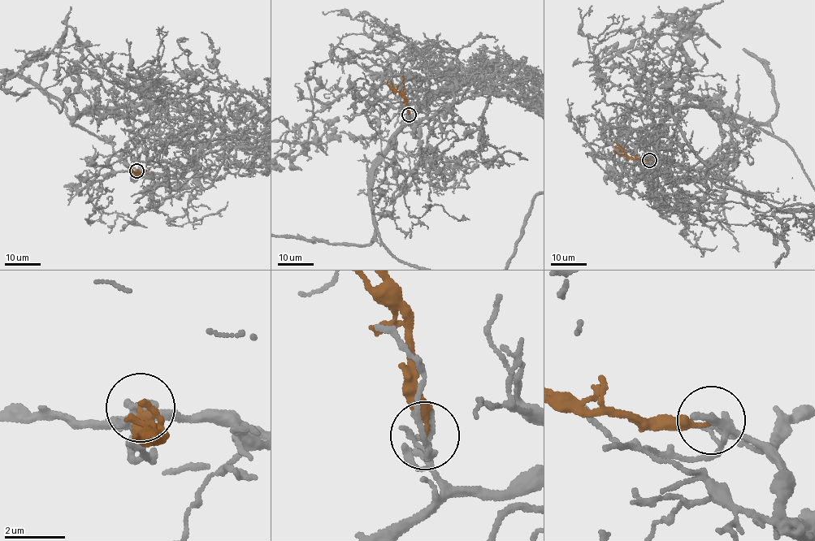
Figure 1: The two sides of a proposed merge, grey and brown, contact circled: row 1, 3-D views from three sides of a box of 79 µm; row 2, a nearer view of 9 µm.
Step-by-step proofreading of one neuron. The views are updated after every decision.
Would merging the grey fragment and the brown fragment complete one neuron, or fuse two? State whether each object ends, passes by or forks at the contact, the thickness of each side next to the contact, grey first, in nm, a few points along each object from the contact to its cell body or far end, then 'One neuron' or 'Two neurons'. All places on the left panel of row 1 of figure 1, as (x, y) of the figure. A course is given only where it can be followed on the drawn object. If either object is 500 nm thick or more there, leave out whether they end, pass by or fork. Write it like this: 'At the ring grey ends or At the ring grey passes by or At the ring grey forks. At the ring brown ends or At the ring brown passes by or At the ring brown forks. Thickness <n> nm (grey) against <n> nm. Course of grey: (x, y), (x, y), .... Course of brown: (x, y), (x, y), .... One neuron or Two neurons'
At the ring grey forks. At the ring brown ends. Thickness 220 nm (grey) against 240 nm. Course of grey: (136, 170), (181, 176), (200, 145), (197, 120), (146, 101), (75, 116), (153, 155), (249, 146). Course of brown: (136, 170), (140, 175), (128, 166). One neuron

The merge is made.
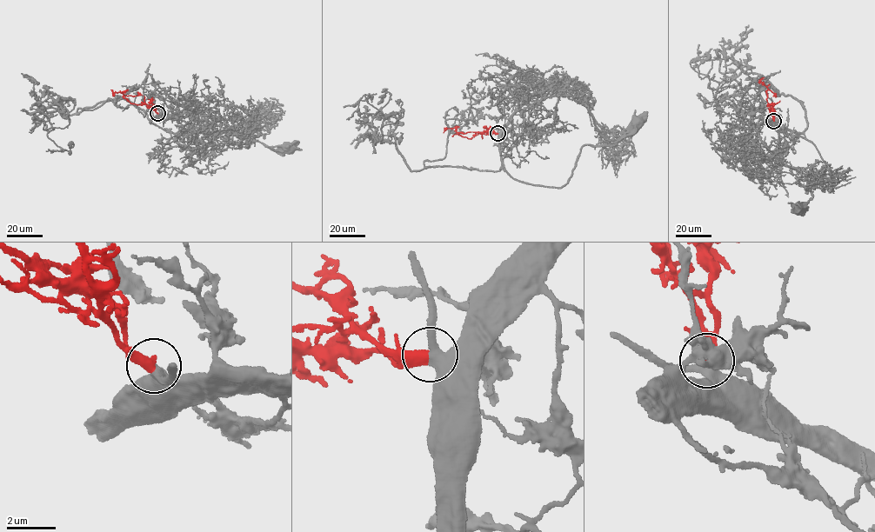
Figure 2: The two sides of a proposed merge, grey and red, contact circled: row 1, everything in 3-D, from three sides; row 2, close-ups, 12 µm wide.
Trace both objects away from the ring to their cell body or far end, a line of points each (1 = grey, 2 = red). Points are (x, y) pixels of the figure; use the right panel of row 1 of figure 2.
1: (773, 121), (813, 144), (831, 177), (831, 180), (821, 176), (805, 177), (812, 197), (798, 210)
2: (773, 121), (772, 109), (766, 100), (768, 88), (760, 80), (764, 77)

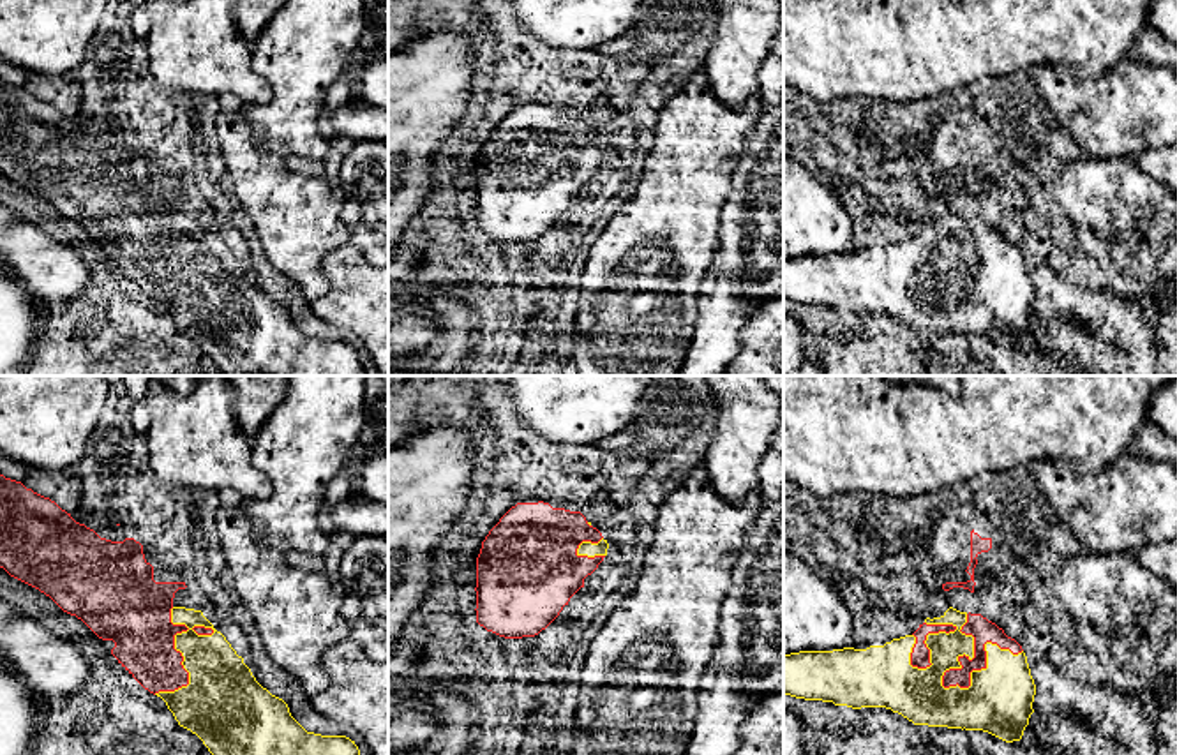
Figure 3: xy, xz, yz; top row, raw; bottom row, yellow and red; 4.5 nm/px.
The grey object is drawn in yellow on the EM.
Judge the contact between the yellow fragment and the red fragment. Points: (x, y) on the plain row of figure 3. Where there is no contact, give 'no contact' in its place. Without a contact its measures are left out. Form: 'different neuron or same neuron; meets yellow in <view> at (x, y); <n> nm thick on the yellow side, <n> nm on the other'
same neuron; meets yellow in yz at (959, 272); 300 nm thick on the yellow side, 110 nm on the other

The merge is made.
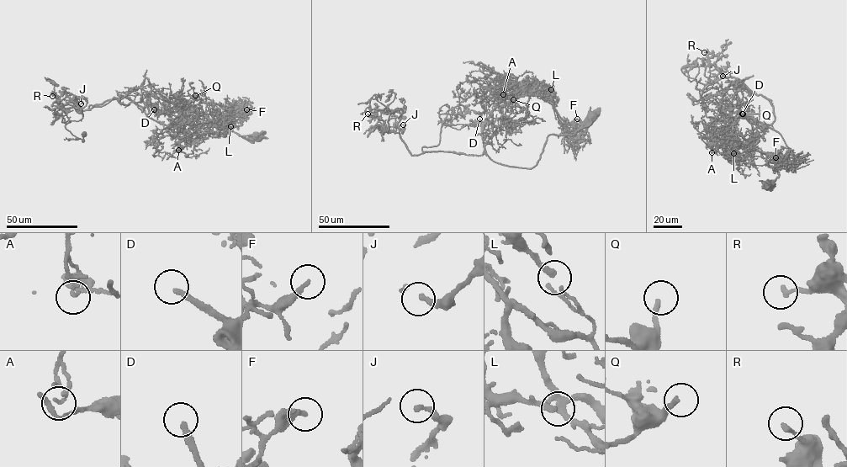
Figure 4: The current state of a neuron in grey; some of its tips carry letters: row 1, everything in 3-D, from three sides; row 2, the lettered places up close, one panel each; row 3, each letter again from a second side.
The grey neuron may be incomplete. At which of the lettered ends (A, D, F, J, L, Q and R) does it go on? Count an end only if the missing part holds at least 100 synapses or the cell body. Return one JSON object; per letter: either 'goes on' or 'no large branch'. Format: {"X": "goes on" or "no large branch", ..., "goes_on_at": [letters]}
{"A": "no large branch", "D": "goes on", "F": "no large branch", "J": "no large branch", "L": "no large branch", "Q": "goes on", "R": "no large branch", "goes_on_at": ["D", "Q"]}

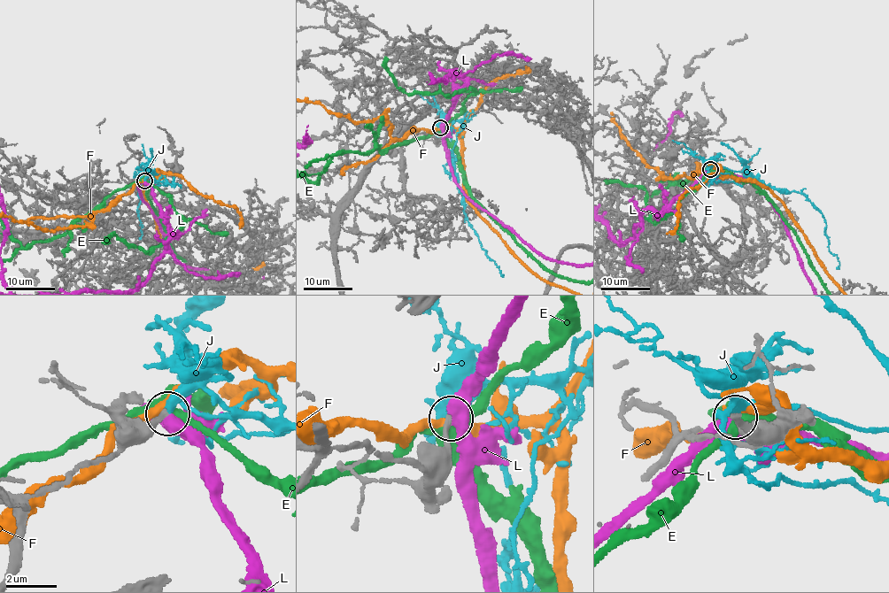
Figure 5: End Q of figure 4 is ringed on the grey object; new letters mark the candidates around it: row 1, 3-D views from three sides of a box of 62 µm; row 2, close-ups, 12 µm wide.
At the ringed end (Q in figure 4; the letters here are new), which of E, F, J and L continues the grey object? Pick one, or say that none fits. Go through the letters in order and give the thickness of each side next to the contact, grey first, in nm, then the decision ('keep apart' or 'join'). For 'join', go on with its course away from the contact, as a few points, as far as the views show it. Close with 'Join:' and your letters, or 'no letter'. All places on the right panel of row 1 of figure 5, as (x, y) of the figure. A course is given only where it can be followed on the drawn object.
E: 280 nm thick on the grey side, 420 nm on the other; keep apart
F: 240 nm thick on the grey side, 320 nm on the other; keep apart
J: 240 nm thick on the grey side, 280 nm on the other; join; it runs (711, 169), (747, 173), (777, 190), (800, 193), (823, 214), (829, 250), (839, 265), (836, 268)
L: 240 nm thick on the grey side, 480 nm on the other; keep apart
Join: J

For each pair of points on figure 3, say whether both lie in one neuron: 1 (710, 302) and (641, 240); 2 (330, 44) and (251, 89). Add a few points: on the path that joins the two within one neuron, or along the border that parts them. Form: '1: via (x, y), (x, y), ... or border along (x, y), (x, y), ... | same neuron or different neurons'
1: border along (715, 254), (699, 286), (697, 320), (692, 334) | different neurons
2: border along (249, 44), (249, 66), (270, 87), (262, 104) | different neurons

